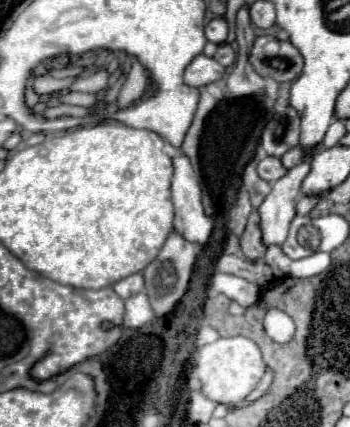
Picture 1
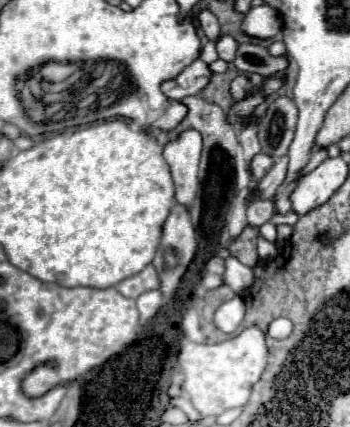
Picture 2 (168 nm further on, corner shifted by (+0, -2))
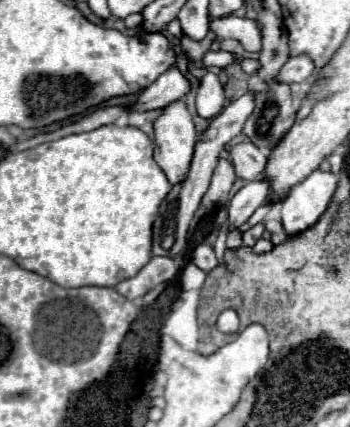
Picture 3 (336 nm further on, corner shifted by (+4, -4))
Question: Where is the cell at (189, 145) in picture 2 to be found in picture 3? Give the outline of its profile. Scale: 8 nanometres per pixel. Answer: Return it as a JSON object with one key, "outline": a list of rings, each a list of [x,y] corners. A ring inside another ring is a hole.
{"outline":[[[182,100],[168,104],[164,112],[154,120],[154,160],[164,170],[170,184],[178,184],[186,178],[190,170],[190,160],[194,154],[196,140],[198,140],[198,132],[194,128],[194,120]]]}

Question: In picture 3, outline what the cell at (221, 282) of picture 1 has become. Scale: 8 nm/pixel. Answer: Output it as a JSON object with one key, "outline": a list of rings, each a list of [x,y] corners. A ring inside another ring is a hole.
{"outline":[[[186,264],[186,268],[178,276],[178,284],[182,290],[198,290],[206,280],[206,272],[200,270],[196,264]]]}

